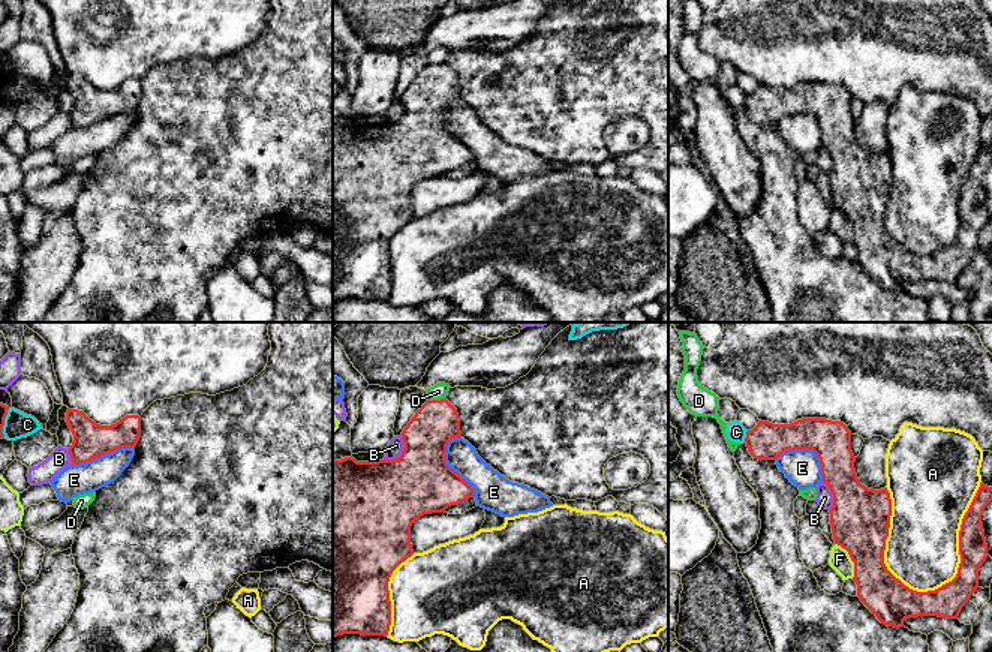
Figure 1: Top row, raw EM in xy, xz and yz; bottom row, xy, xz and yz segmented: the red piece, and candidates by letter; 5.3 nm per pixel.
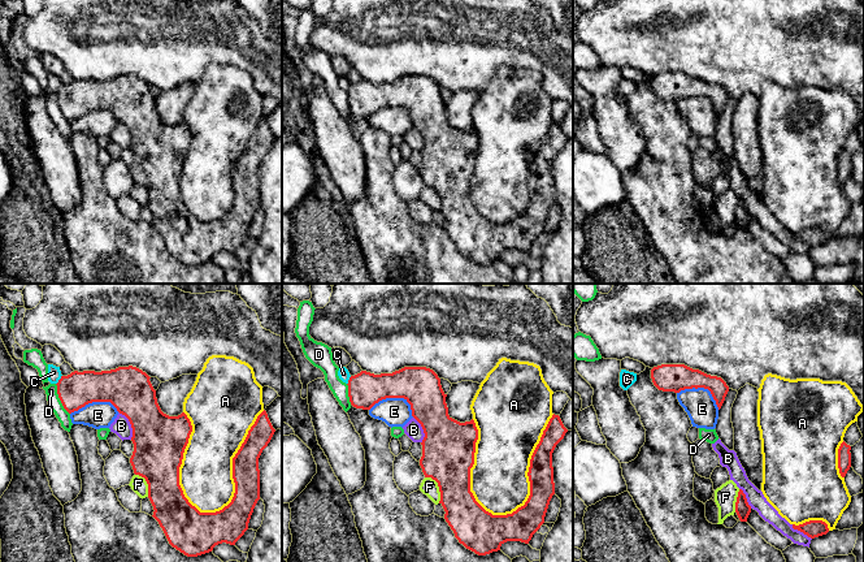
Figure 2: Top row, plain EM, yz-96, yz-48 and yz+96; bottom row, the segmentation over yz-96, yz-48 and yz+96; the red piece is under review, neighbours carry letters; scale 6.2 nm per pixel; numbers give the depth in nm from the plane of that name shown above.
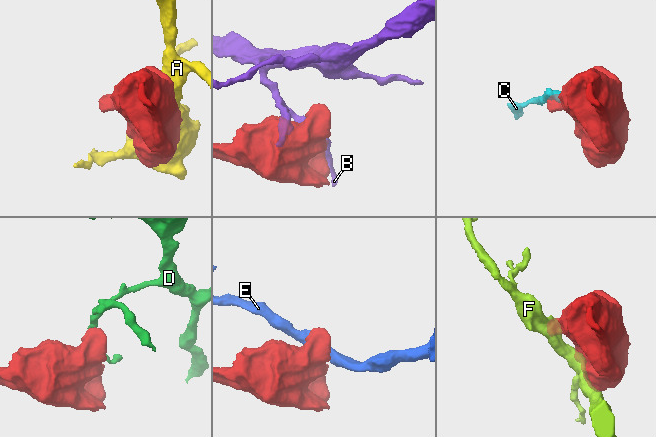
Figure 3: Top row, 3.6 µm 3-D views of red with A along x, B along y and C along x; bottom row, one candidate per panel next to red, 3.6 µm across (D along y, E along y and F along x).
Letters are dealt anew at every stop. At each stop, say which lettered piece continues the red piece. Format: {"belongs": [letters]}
{"belongs": []}

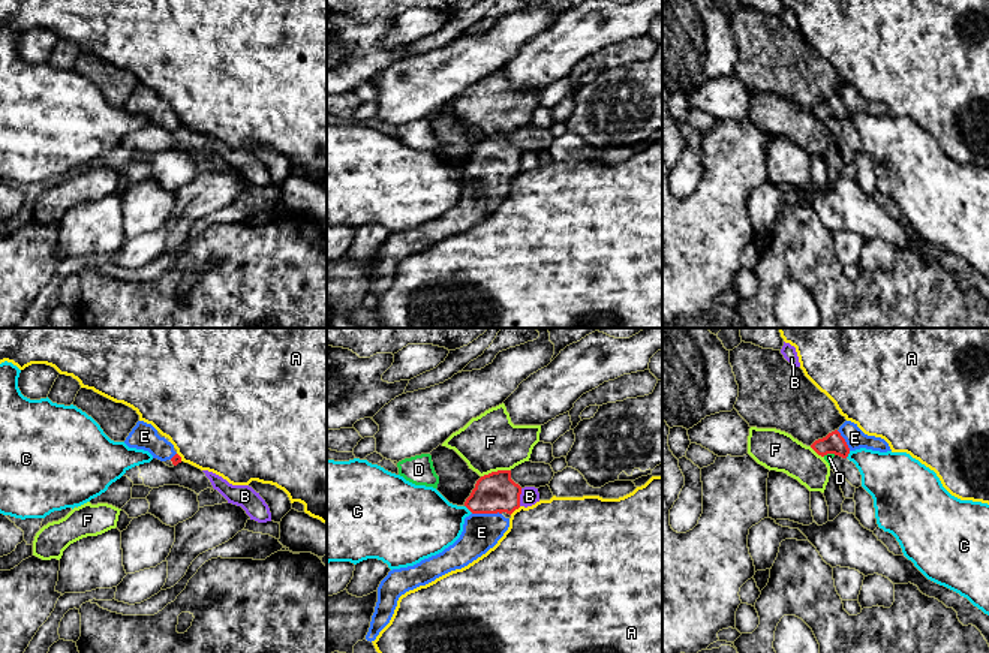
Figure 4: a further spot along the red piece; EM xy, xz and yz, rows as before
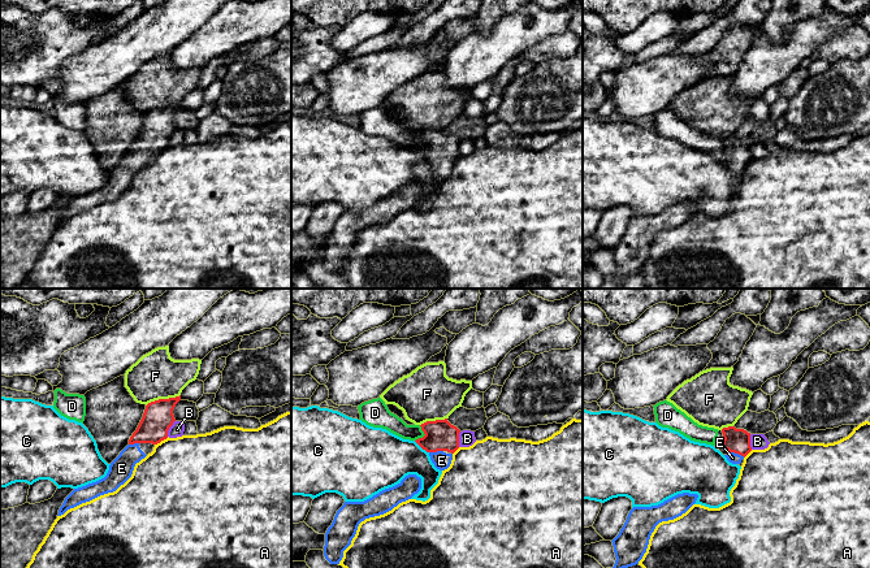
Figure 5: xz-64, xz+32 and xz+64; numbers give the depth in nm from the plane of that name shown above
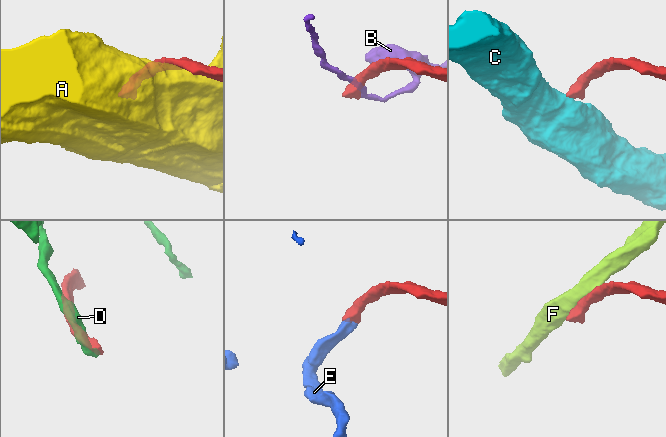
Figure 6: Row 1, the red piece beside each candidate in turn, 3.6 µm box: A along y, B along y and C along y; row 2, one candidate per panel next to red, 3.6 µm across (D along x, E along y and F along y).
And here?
{"belongs": ["E"]}

